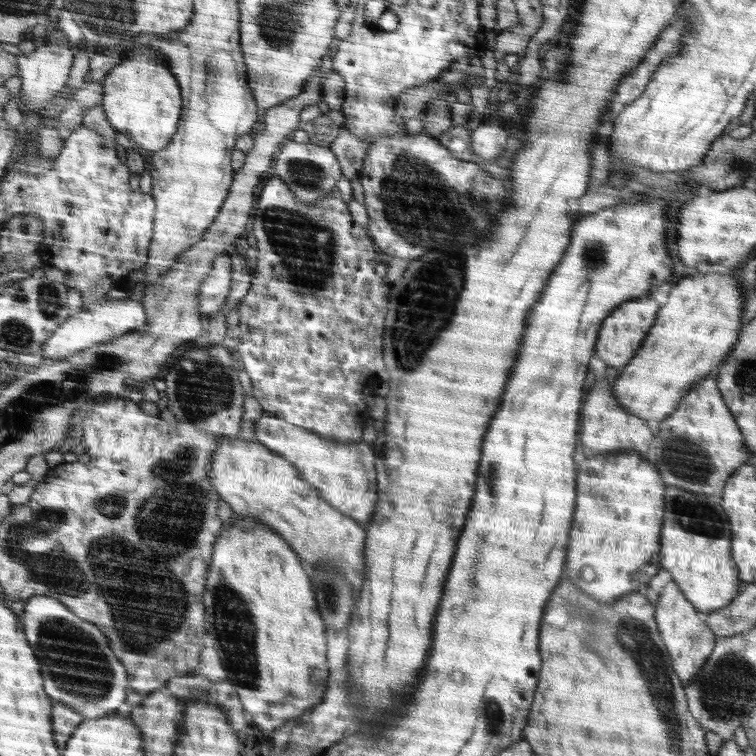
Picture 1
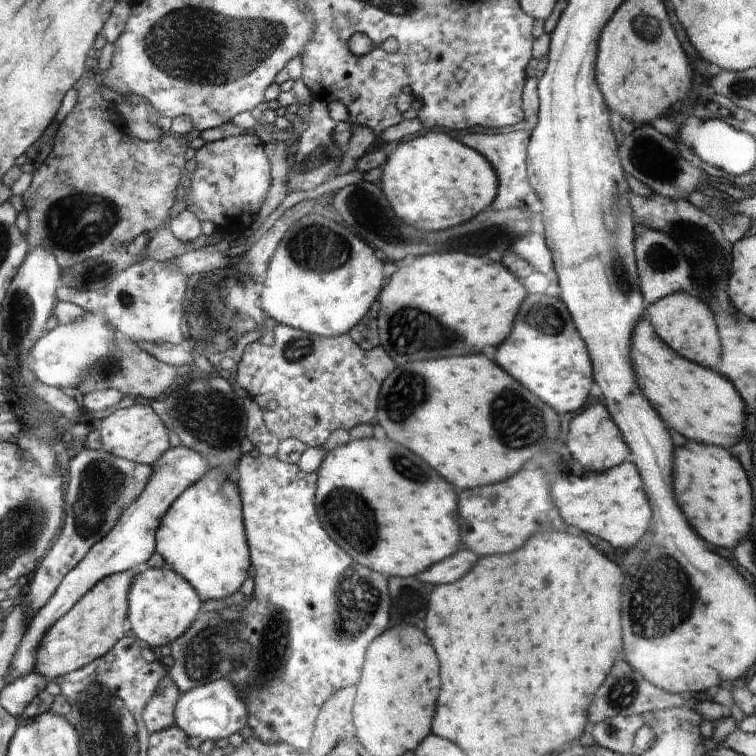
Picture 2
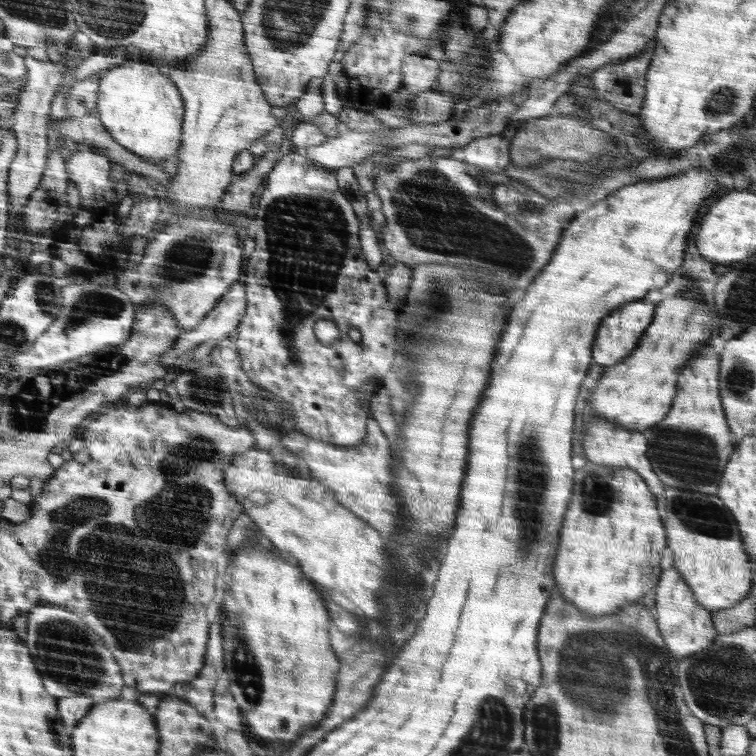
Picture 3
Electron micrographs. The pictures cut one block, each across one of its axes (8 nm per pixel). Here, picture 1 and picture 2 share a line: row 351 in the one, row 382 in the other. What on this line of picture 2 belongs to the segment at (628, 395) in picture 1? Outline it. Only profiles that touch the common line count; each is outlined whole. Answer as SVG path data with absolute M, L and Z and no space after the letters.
M647 317L635 328L631 361L643 394L669 428L680 432L688 440L724 448L736 444L742 438L746 416L744 402L736 392L735 385L719 371L700 366L700 363L674 352L656 334L655 327Z

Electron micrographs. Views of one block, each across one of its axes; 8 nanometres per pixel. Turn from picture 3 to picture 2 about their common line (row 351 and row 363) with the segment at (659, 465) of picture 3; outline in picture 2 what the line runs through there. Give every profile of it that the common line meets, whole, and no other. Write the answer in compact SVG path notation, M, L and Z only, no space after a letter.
M679 292L662 298L658 302L649 305L648 314L655 330L660 330L660 338L672 346L678 354L700 366L713 369L722 358L722 337L719 334L718 323L714 317L714 311L693 293Z

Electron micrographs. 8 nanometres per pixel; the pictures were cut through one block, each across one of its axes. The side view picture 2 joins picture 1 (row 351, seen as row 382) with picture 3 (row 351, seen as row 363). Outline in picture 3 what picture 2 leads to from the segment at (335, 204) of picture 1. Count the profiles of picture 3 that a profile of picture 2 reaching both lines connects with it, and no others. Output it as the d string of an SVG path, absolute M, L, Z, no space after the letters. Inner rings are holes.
M288 147L284 158L276 162L275 169L268 175L268 182L265 182L261 191L251 221L256 228L256 236L253 238L256 240L256 250L250 254L250 260L245 266L245 272L250 276L250 290L246 292L248 308L246 308L246 314L238 326L238 340L236 340L236 346L240 350L240 358L242 358L242 368L248 374L248 378L254 384L258 384L258 387L262 386L262 389L272 390L274 394L290 403L290 407L294 411L296 428L300 433L308 435L310 438L320 439L322 442L332 443L335 446L354 447L360 445L366 436L366 420L368 420L370 400L375 396L376 390L379 390L379 386L383 385L383 378L392 370L390 360L394 360L394 334L396 334L396 326L394 326L396 312L388 304L386 290L384 290L380 278L376 276L376 272L372 272L372 268L366 264L366 256L360 247L360 220L358 220L350 201L338 188L336 173L310 161L304 157L304 153L296 153L296 150ZM320 319L330 320L340 328L340 340L335 345L322 344L316 340L314 323Z

